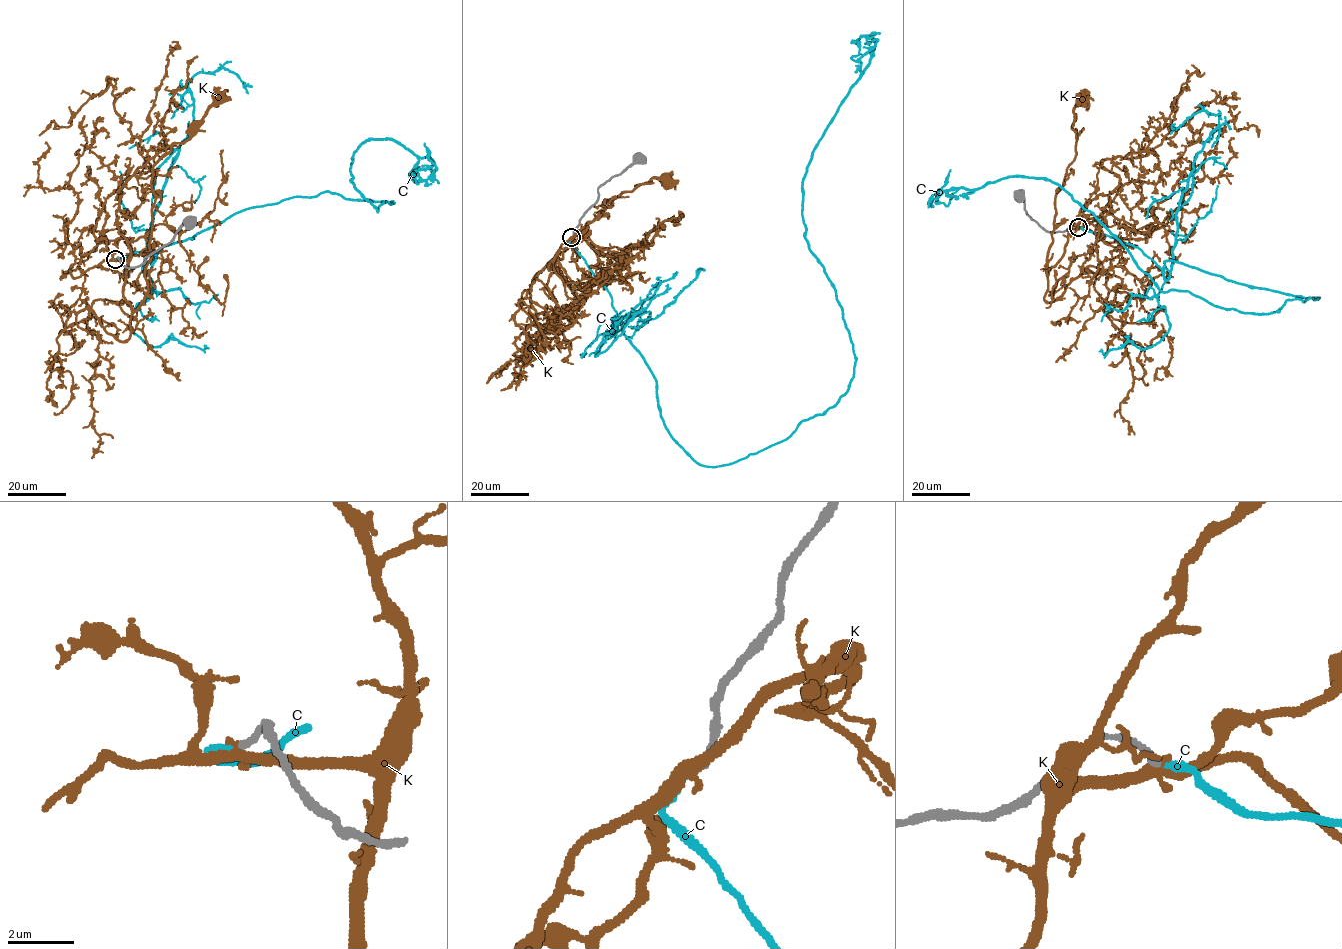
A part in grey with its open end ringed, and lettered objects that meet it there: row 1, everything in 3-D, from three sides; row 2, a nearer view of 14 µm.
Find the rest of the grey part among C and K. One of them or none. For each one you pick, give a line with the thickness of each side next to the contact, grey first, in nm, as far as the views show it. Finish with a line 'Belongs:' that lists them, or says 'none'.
C: calibres 240 and 280 nm
Belongs: C

